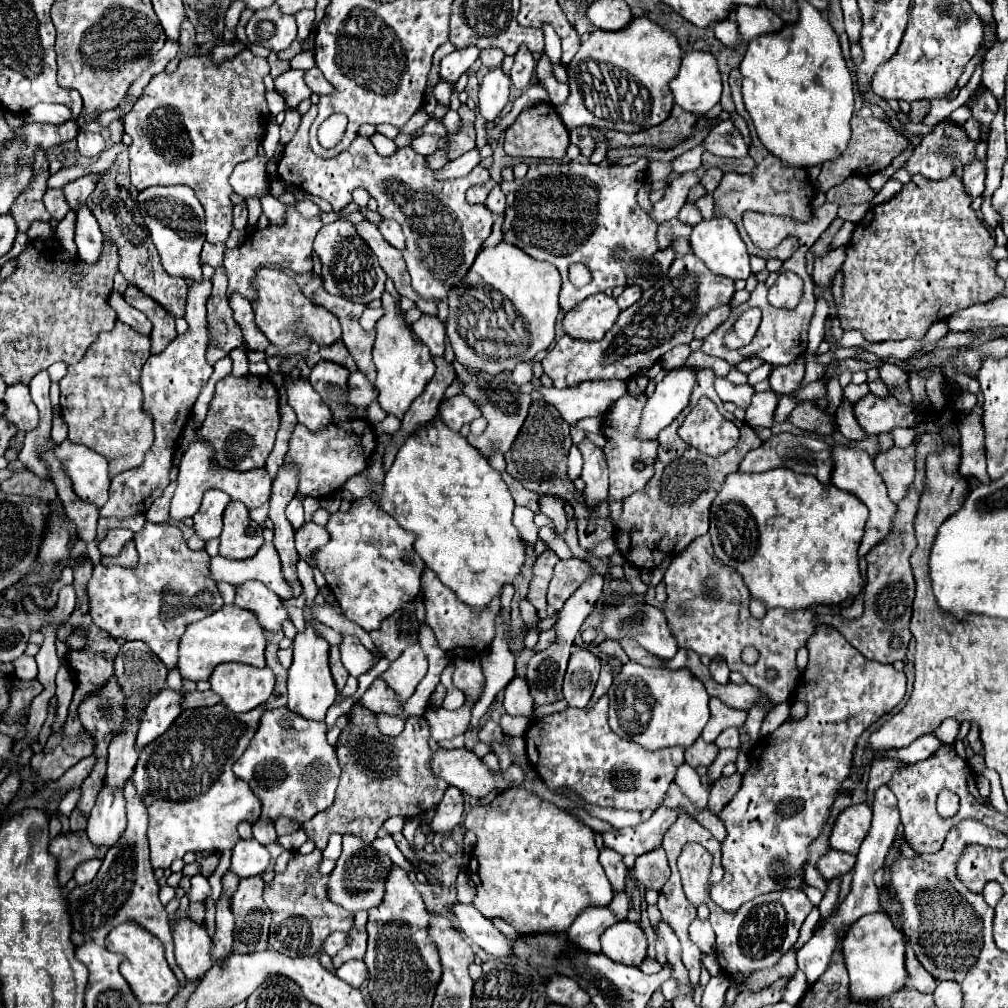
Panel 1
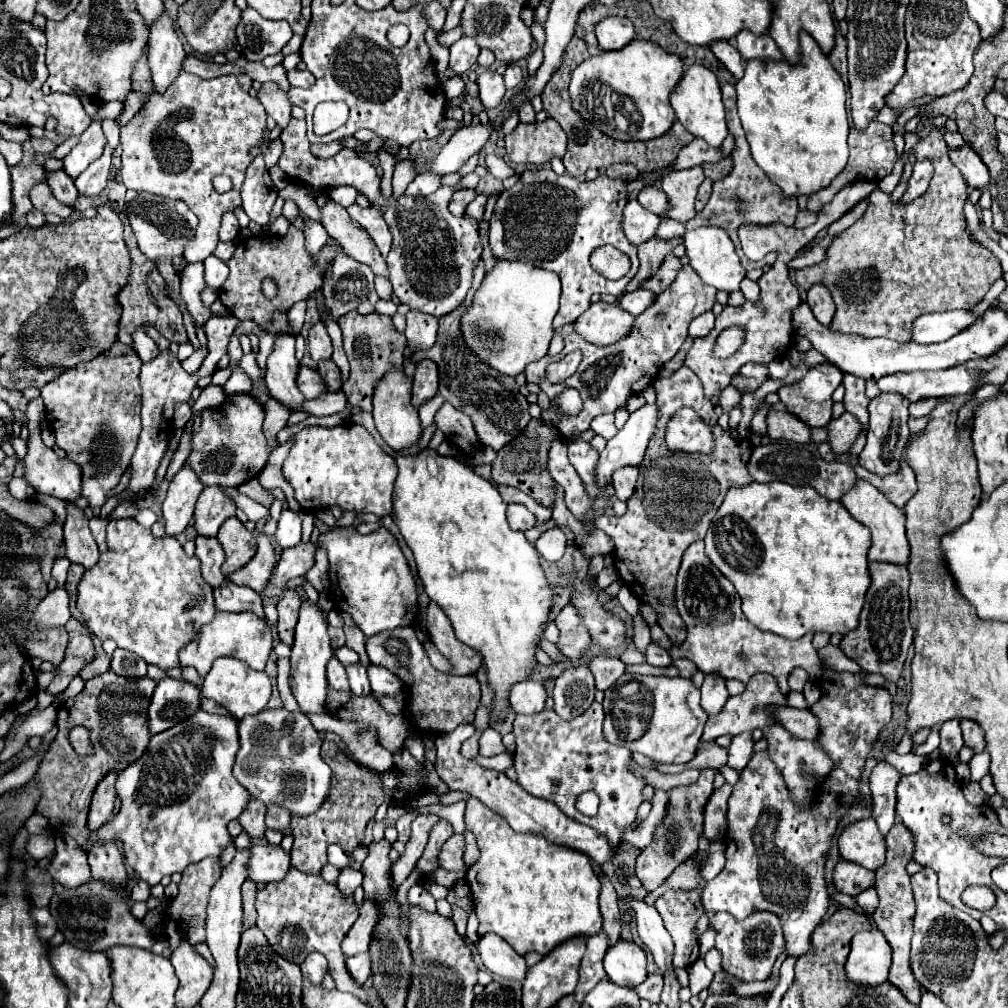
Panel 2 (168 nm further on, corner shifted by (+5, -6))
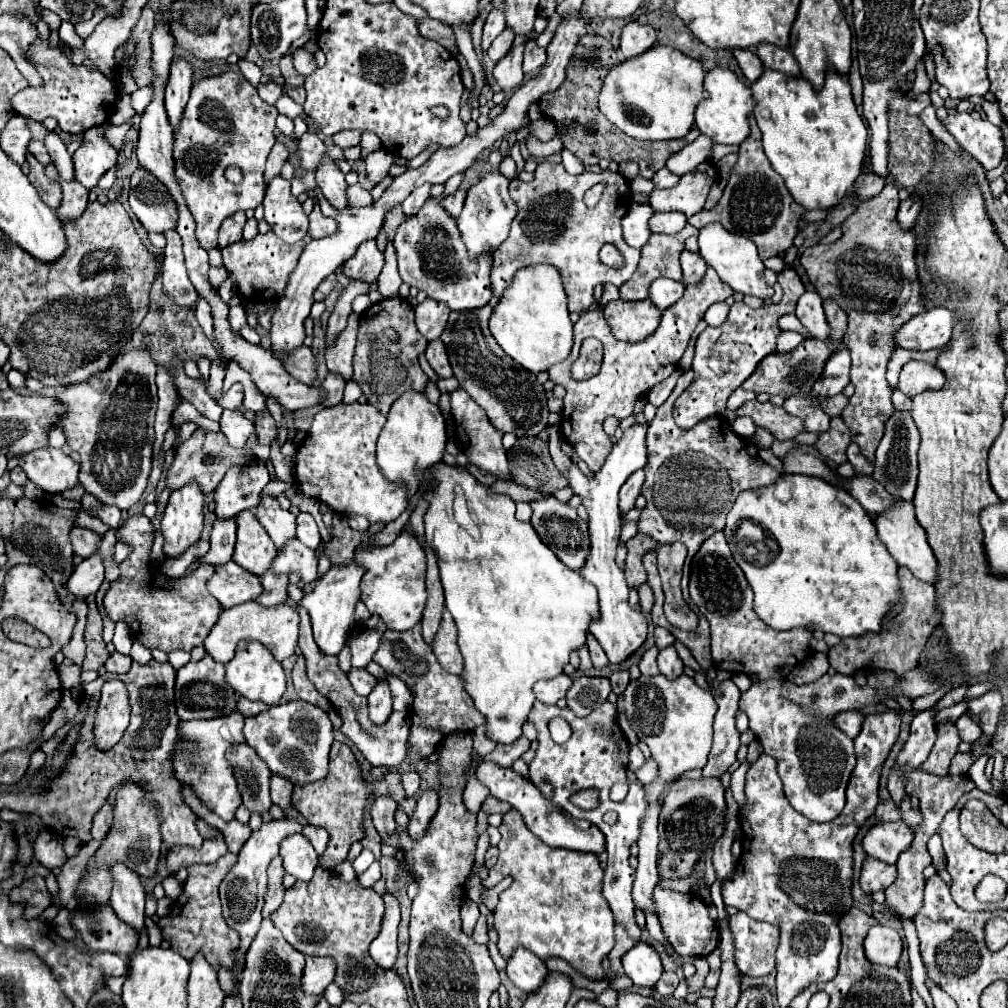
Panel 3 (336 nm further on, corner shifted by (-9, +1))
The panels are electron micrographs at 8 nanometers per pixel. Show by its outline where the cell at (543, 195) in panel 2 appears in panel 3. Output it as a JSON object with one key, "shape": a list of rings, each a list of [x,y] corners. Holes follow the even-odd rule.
{"shape":[[[542,162],[534,172],[532,182],[522,182],[518,178],[510,182],[510,198],[516,202],[518,214],[510,226],[508,238],[494,252],[494,266],[490,276],[492,292],[496,296],[502,296],[504,288],[510,284],[518,268],[546,262],[556,266],[564,278],[570,312],[582,314],[594,304],[594,286],[608,282],[614,286],[622,286],[624,282],[630,280],[630,276],[638,268],[640,250],[628,246],[622,238],[620,222],[632,204],[632,194],[630,182],[620,172],[604,170],[600,174],[582,172],[578,176],[572,176],[564,170],[562,164]],[[598,182],[606,182],[604,196],[598,202],[598,206],[586,208],[582,196],[586,194],[588,188],[592,188]],[[606,242],[618,244],[618,250],[626,258],[626,264],[622,268],[614,270],[600,262],[598,252],[600,246],[604,246]]]}

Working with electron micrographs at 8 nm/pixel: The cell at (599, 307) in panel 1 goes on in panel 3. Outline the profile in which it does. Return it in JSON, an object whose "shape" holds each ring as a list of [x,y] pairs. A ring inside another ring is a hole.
{"shape":[[[614,300],[608,302],[602,310],[614,338],[624,342],[640,342],[648,338],[658,328],[662,316],[662,312],[650,300]]]}

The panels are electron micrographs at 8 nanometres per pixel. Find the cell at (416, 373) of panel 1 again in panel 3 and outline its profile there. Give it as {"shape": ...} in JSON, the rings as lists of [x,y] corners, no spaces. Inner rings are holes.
{"shape":[[[406,390],[390,408],[388,422],[378,438],[378,466],[388,480],[404,480],[408,484],[408,494],[418,490],[420,478],[416,476],[418,470],[432,466],[434,462],[442,460],[446,446],[446,424],[440,408],[432,404],[424,392]]]}

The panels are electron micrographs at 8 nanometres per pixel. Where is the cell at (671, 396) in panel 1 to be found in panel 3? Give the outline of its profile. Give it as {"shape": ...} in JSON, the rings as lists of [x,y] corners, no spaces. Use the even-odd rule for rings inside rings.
{"shape":[[[648,422],[626,428],[622,438],[612,446],[612,452],[606,458],[606,464],[596,472],[594,482],[580,482],[580,470],[572,464],[570,466],[570,486],[572,490],[582,498],[582,504],[588,512],[588,532],[590,532],[590,552],[586,556],[584,566],[580,568],[580,574],[586,582],[594,584],[600,598],[600,616],[592,620],[590,632],[604,648],[610,664],[620,664],[626,660],[632,652],[636,652],[642,642],[646,640],[648,620],[640,610],[630,608],[628,604],[628,584],[624,578],[624,570],[620,570],[614,562],[618,538],[620,538],[620,508],[618,508],[618,492],[622,484],[628,480],[628,476],[640,468],[646,466],[646,432]]]}

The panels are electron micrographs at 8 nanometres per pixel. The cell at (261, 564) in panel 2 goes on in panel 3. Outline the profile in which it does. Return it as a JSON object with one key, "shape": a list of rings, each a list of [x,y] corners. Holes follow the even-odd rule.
{"shape":[[[290,538],[286,542],[286,546],[278,550],[278,556],[274,558],[270,570],[274,574],[296,572],[302,576],[302,582],[308,584],[308,582],[316,580],[316,566],[318,566],[318,558],[316,558],[314,550],[304,546],[296,538]]]}

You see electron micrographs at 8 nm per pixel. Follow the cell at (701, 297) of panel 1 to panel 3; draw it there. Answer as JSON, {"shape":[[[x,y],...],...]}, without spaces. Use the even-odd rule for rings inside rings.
{"shape":[[[708,266],[704,278],[698,284],[686,286],[684,296],[676,304],[668,306],[662,312],[658,330],[654,334],[650,334],[646,340],[634,342],[634,344],[632,342],[620,342],[612,336],[606,320],[602,318],[600,306],[592,308],[580,316],[580,320],[574,324],[574,346],[572,346],[570,356],[564,362],[554,364],[548,370],[548,374],[550,374],[552,382],[562,384],[566,388],[564,408],[562,408],[562,424],[560,424],[562,434],[564,434],[566,442],[570,442],[574,446],[576,454],[588,464],[588,468],[592,472],[598,472],[602,468],[606,456],[612,450],[612,440],[602,430],[604,418],[616,416],[617,419],[624,419],[632,416],[636,400],[642,398],[644,394],[648,394],[650,388],[654,388],[658,382],[662,382],[664,378],[668,378],[676,370],[676,366],[678,366],[678,362],[680,362],[680,358],[688,346],[688,340],[690,340],[696,324],[704,316],[704,312],[714,302],[722,302],[728,296],[732,296],[732,292],[734,290],[718,278],[716,270]],[[588,336],[594,336],[602,342],[604,360],[602,360],[600,372],[596,376],[578,382],[570,376],[570,366],[578,358],[578,350],[582,346],[582,340]]]}

